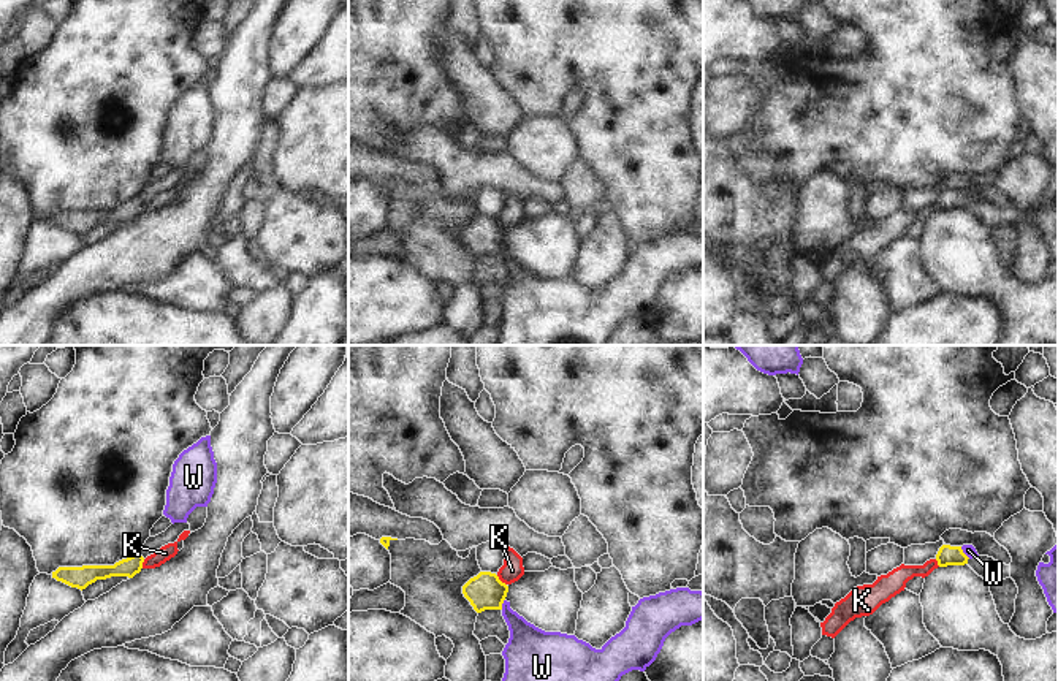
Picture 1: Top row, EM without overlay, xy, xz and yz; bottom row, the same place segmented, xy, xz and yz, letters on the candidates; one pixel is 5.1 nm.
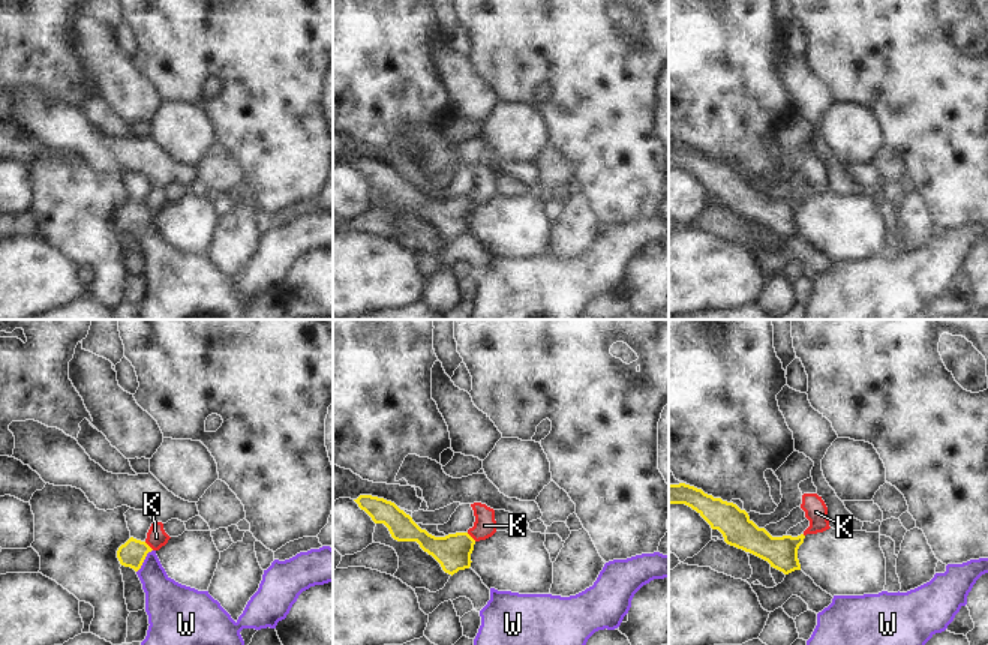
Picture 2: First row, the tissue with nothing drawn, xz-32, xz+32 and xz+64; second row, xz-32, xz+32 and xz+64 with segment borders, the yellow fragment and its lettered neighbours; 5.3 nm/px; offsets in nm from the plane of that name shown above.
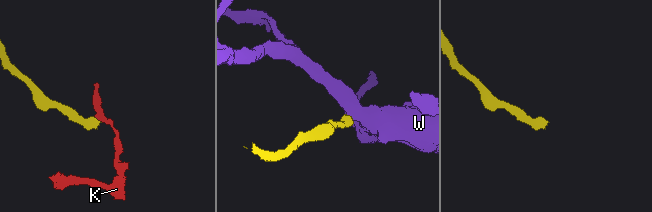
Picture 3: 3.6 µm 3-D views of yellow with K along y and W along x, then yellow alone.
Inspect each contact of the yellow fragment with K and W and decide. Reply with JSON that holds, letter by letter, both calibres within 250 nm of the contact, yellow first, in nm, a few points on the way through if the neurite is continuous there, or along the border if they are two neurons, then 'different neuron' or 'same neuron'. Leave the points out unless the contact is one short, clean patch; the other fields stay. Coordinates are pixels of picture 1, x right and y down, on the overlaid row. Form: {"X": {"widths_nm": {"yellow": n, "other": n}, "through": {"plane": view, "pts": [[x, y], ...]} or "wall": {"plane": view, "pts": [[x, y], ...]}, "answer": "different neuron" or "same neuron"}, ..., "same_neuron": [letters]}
{"K": {"widths_nm": {"yellow": 190, "other": 110}, "wall": {"plane": "xz", "pts": [[496, 575], [506, 585]]}, "answer": "different neuron"}, "W": {"widths_nm": {"yellow": 100, "other": 60}, "through": {"plane": "yz", "pts": [[947, 555], [963, 553], [968, 550]]}, "answer": "same neuron"}, "same_neuron": ["W"]}

